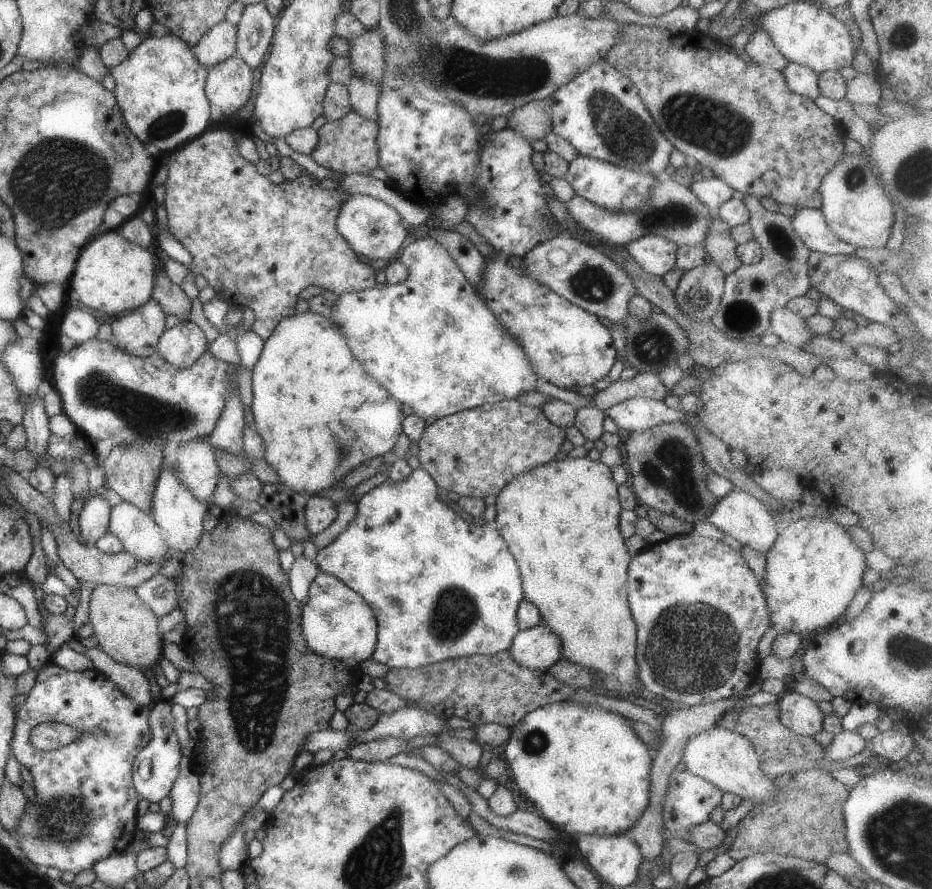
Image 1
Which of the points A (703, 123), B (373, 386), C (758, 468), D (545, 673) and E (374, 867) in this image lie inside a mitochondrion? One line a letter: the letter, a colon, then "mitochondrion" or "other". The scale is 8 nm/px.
A: mitochondrion
B: other
C: other
D: other
E: mitochondrion

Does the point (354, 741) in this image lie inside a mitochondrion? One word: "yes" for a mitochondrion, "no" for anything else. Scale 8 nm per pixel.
no

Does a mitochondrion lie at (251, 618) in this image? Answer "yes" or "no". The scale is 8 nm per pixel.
yes

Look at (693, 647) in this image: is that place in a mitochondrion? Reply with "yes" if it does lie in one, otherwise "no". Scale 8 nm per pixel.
yes

